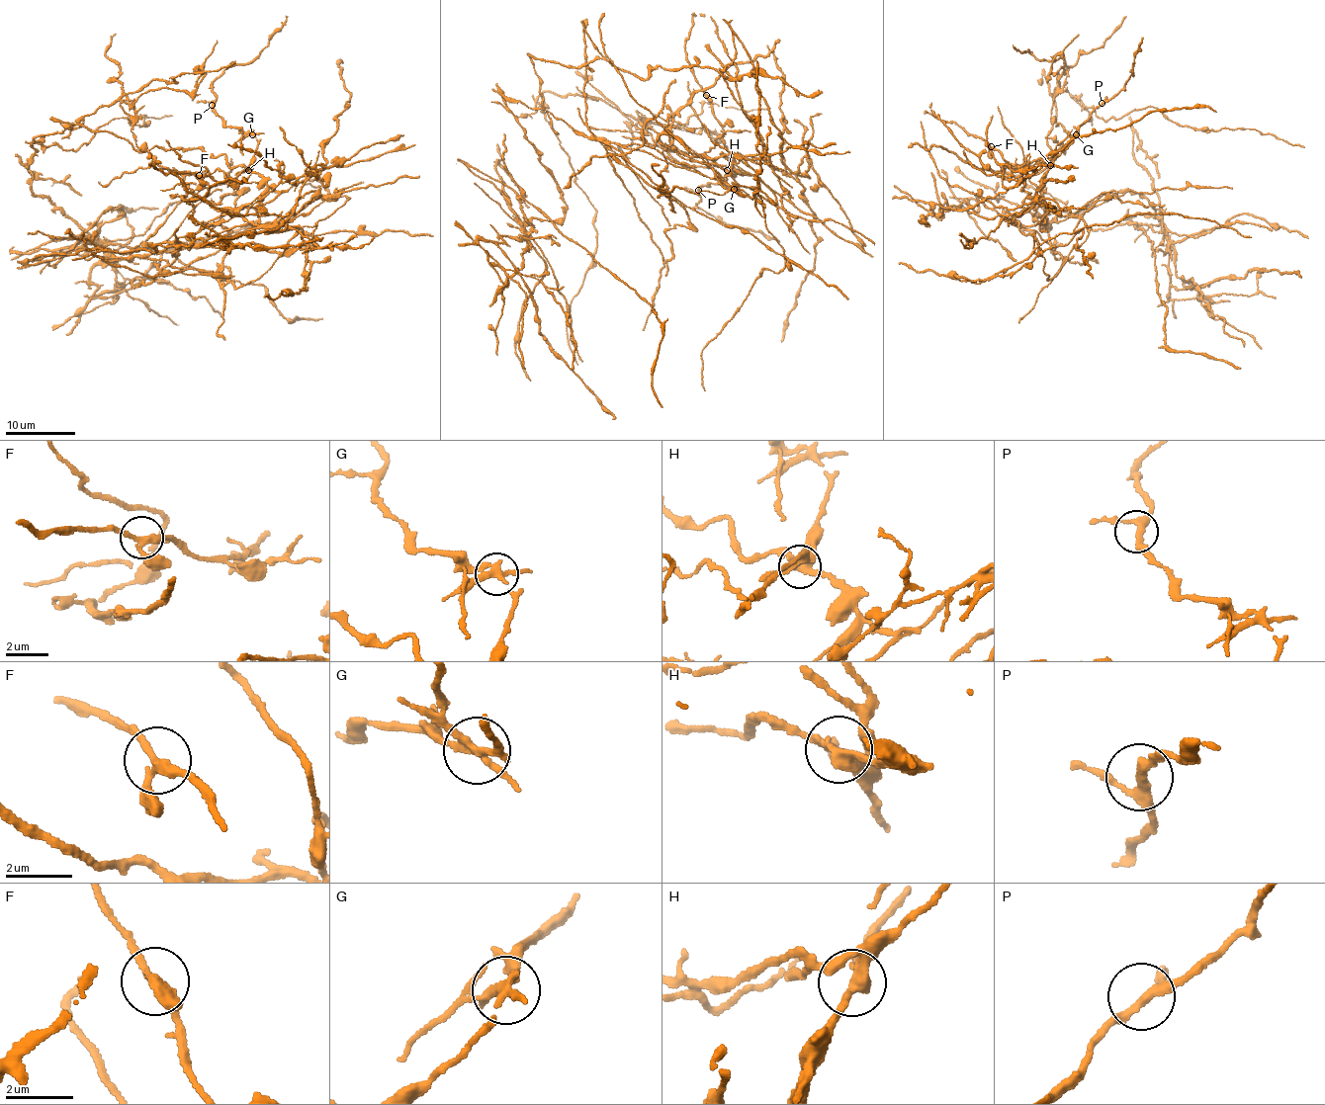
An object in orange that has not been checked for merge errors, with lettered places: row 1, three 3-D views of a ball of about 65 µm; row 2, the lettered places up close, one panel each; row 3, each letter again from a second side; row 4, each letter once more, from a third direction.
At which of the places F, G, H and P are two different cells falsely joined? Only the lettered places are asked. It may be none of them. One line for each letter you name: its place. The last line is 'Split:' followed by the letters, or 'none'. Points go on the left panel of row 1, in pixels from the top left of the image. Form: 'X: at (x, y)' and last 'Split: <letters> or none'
G: at (252, 134)
H: at (248, 170)
Split: G, H

